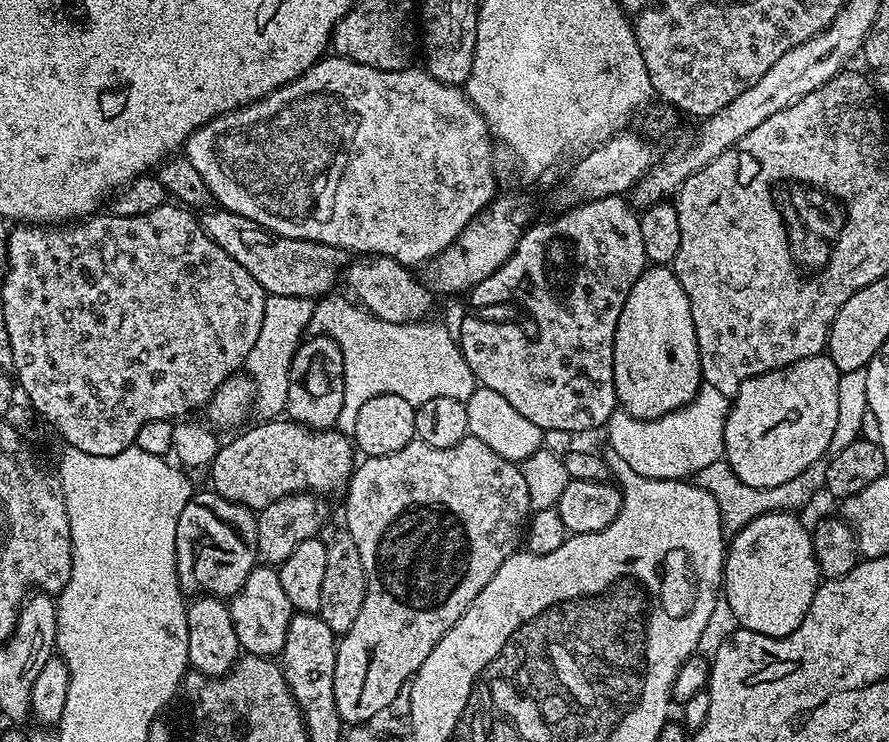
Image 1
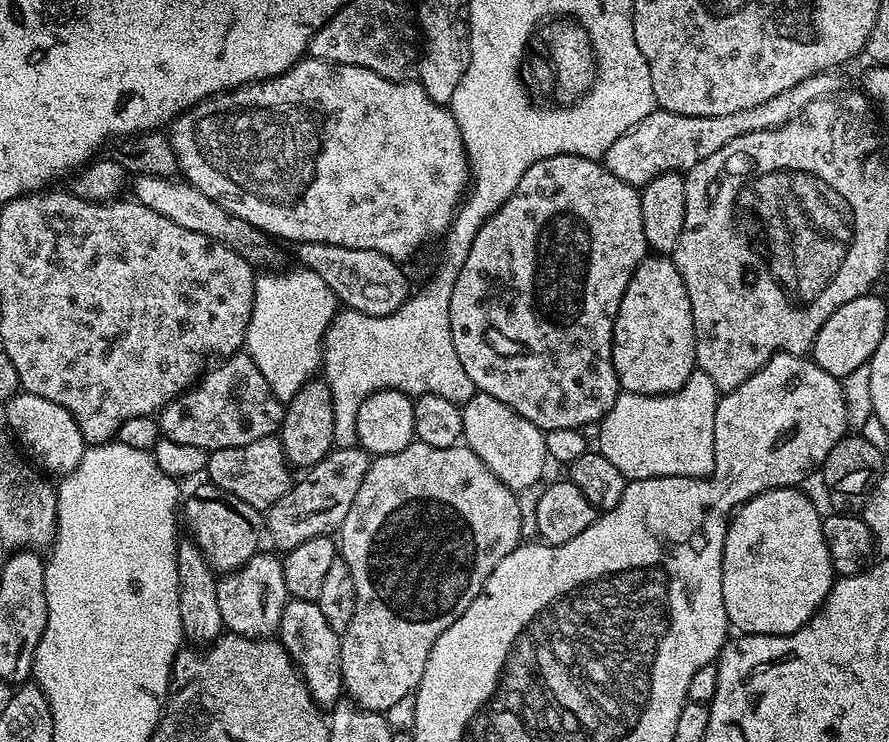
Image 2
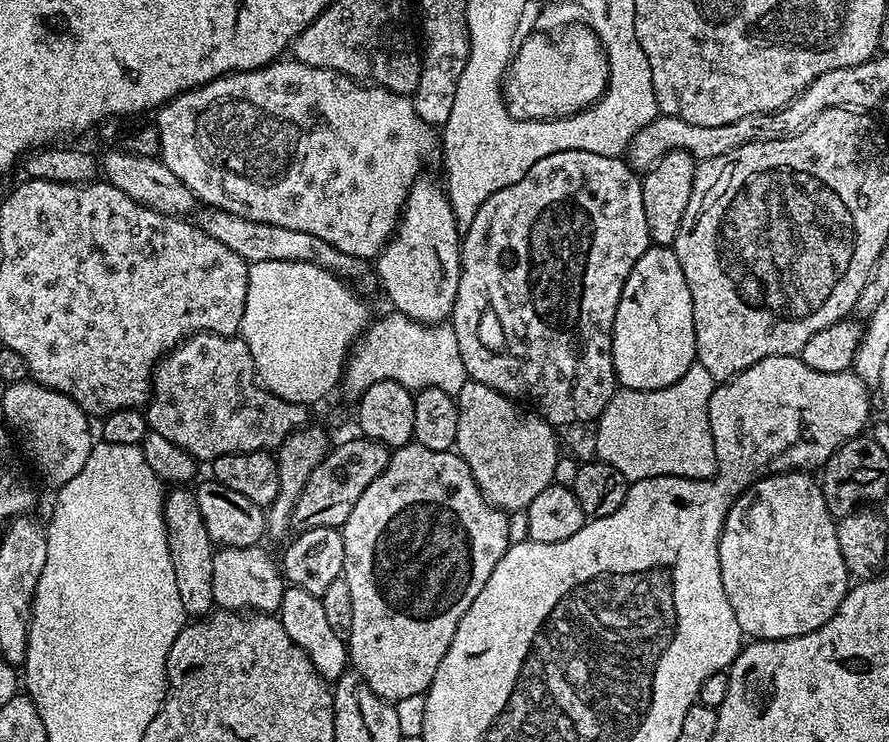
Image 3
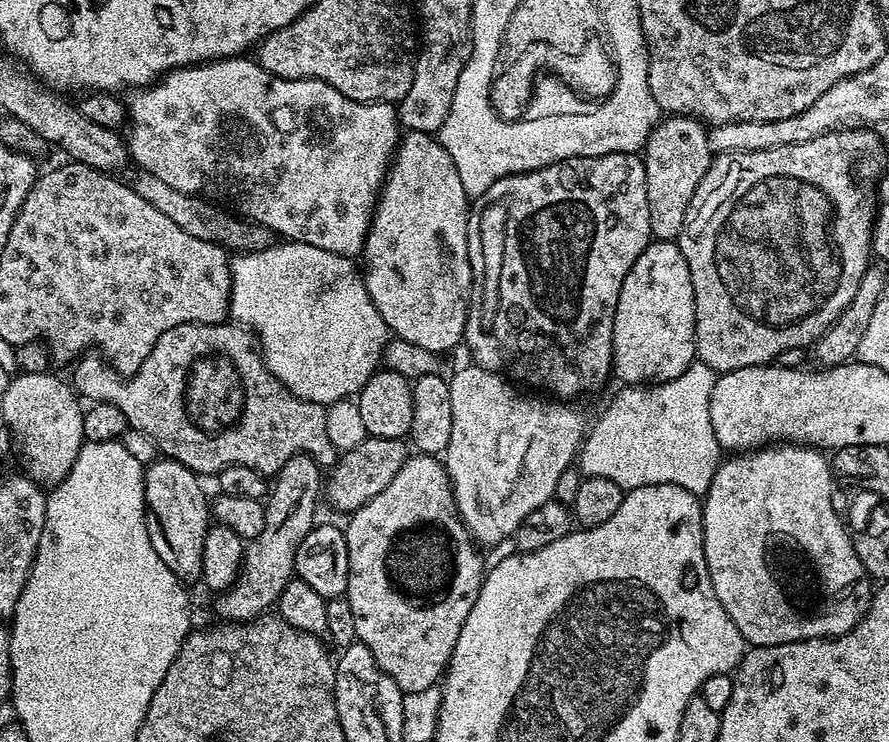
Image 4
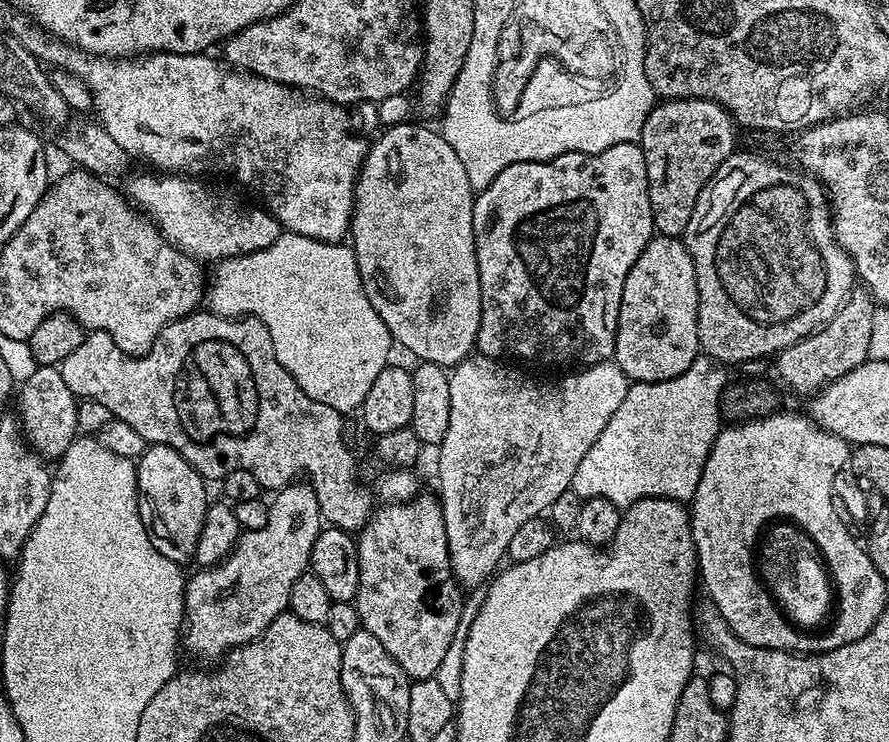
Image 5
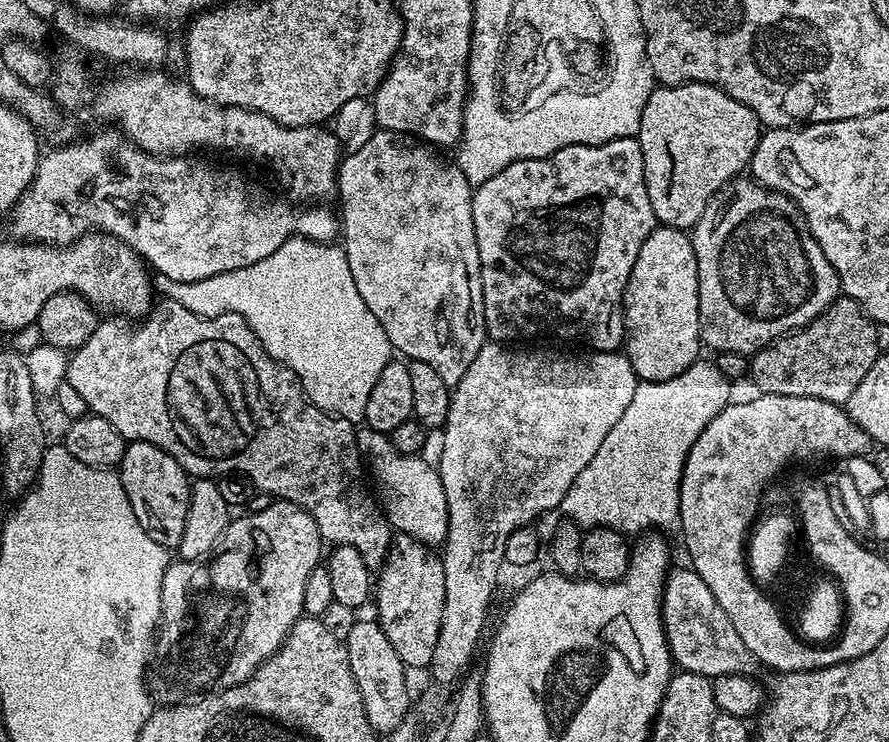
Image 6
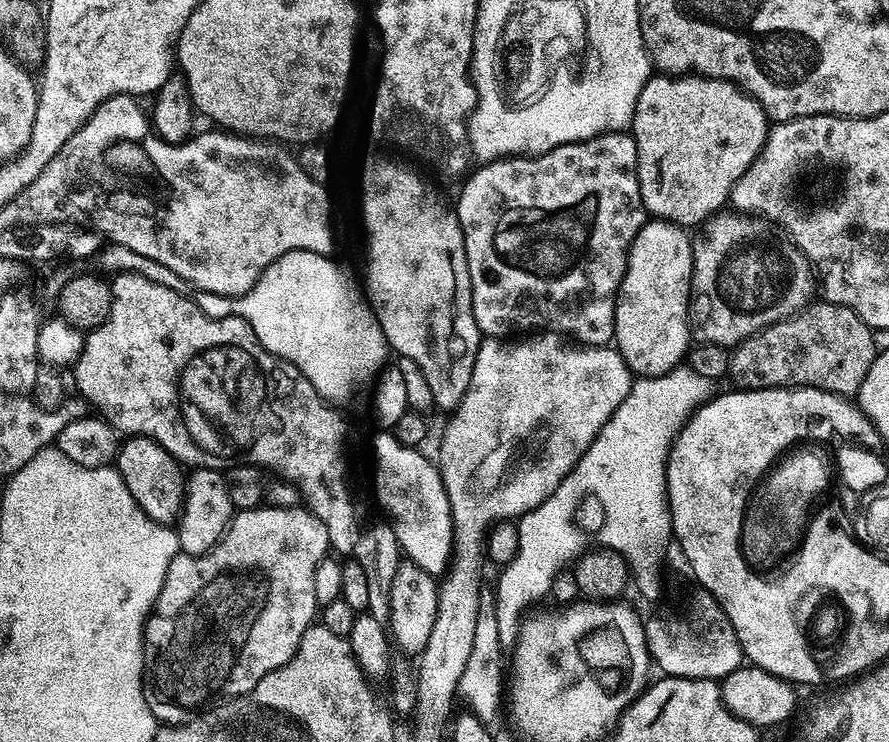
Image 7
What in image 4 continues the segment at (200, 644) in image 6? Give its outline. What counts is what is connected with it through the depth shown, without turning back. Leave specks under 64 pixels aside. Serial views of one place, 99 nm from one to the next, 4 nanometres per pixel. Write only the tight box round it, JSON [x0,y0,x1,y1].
[216,456,322,622]

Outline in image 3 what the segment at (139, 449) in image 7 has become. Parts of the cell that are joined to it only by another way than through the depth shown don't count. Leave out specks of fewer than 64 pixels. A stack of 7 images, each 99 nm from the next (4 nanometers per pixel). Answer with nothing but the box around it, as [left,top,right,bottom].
[164,486,214,617]

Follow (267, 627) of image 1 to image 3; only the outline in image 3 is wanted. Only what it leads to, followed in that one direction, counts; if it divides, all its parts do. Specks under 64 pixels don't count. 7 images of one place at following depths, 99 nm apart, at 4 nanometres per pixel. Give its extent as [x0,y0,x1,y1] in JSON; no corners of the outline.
[213,546,286,614]

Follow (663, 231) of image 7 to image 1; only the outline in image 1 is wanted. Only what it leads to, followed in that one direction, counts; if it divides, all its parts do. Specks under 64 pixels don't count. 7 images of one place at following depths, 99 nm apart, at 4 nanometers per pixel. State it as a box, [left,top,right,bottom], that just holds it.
[614,266,702,420]

